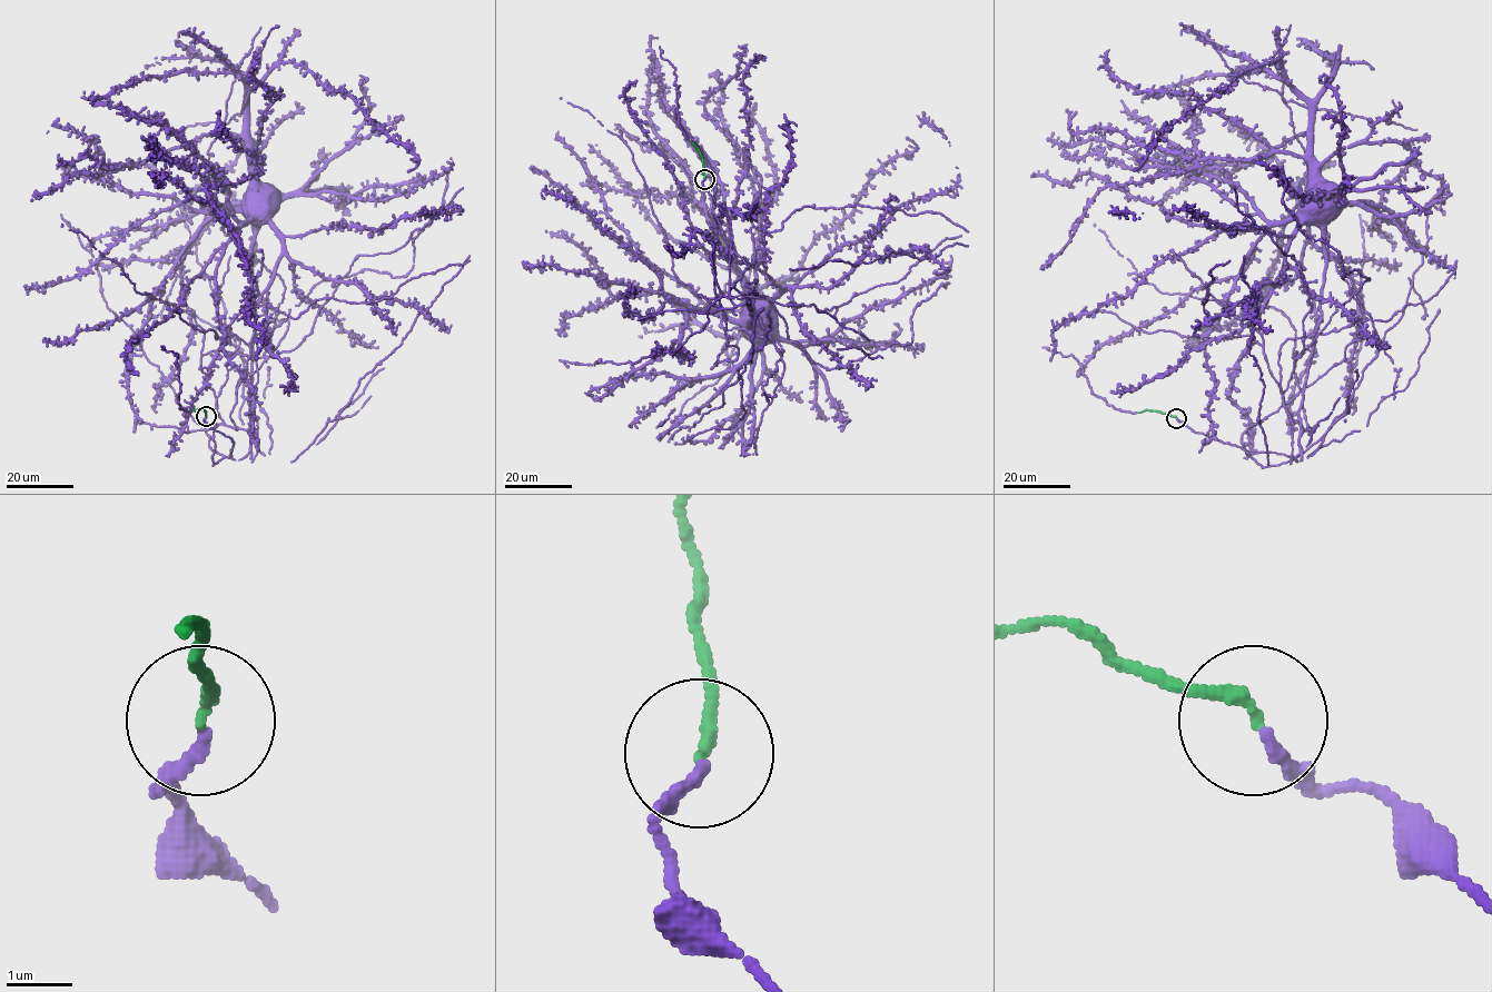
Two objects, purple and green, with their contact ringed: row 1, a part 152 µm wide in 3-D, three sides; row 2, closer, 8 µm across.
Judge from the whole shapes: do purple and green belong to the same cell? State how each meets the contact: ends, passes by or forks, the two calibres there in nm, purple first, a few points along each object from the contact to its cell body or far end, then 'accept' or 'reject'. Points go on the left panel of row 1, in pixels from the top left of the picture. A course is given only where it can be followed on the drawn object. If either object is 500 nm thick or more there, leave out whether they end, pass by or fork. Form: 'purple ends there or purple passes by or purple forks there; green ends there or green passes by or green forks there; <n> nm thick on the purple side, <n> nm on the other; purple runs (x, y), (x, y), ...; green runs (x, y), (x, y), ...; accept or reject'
purple ends there; green ends there; 180 nm thick on the purple side, 190 nm on the other; purple runs (206, 417), (231, 439), (230, 457), (210, 448), (168, 383), (191, 331), (181, 259), (209, 220), (257, 201); green runs (206, 416), (203, 408), (193, 410); accept

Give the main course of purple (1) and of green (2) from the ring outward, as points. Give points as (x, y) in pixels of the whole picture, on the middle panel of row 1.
1: (704, 179), (730, 222), (729, 297), (665, 351), (689, 358), (680, 335), (691, 310), (739, 319), (756, 308)
2: (704, 178), (701, 154), (691, 141)

